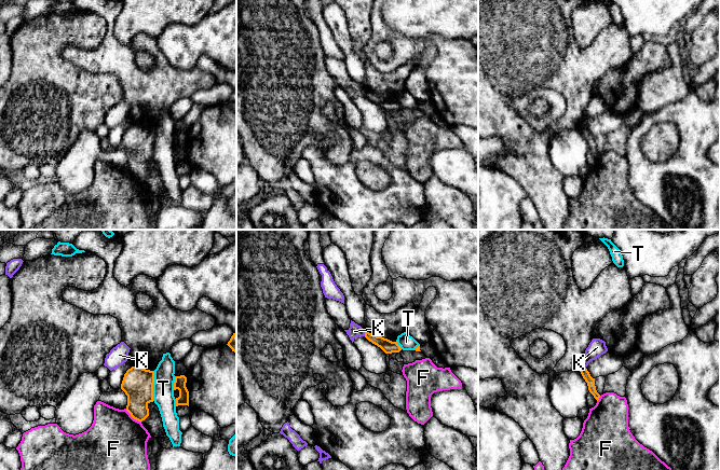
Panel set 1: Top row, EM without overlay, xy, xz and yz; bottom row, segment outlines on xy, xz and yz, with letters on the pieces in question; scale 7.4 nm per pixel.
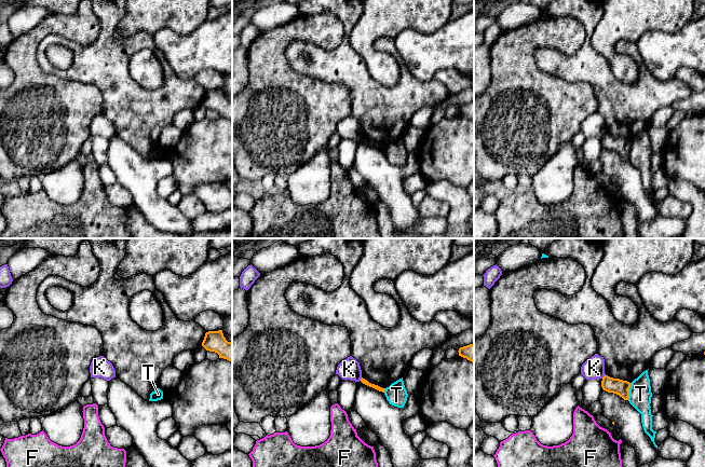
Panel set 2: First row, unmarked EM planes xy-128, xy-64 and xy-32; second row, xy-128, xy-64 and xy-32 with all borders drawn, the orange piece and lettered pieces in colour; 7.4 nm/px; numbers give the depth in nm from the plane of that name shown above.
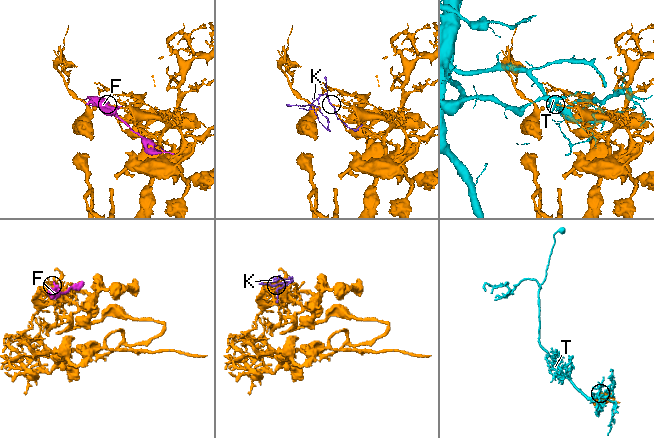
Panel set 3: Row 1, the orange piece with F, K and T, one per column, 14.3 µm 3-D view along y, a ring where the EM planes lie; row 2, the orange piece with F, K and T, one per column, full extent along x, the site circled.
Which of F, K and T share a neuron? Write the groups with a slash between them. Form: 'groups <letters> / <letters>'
groups F / K / T

